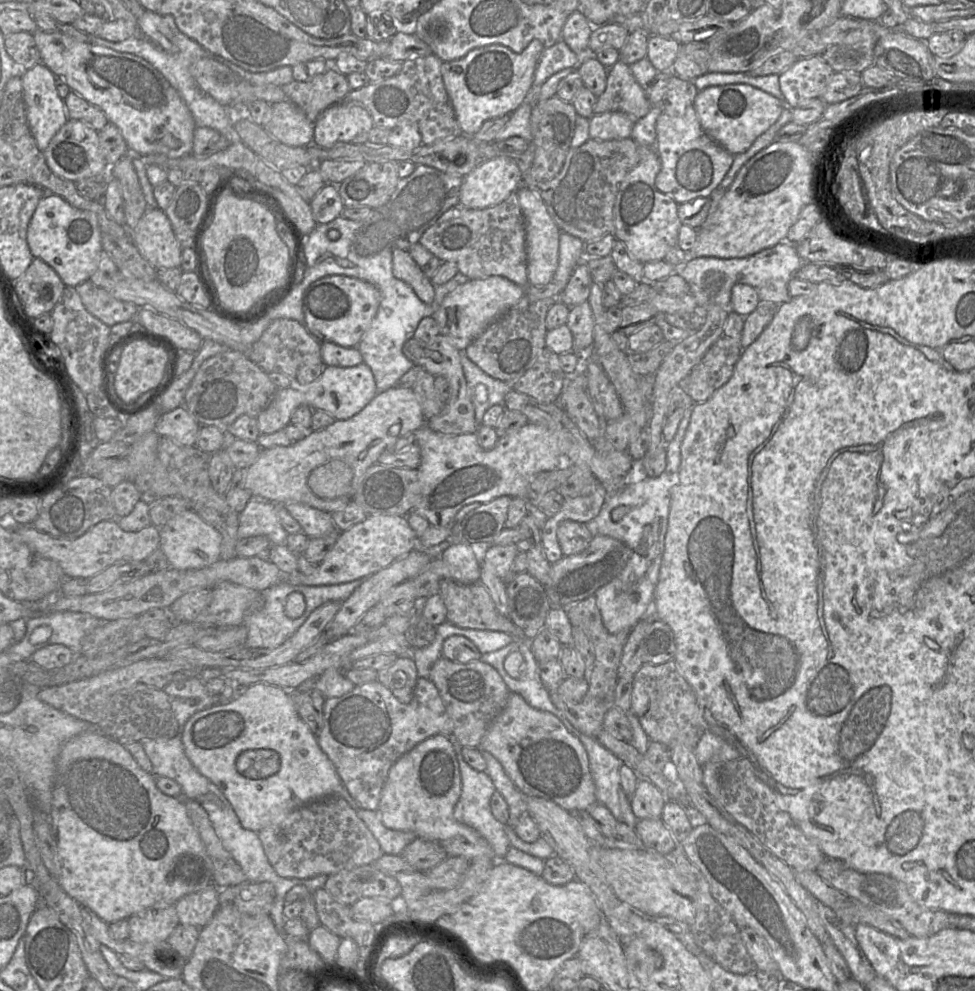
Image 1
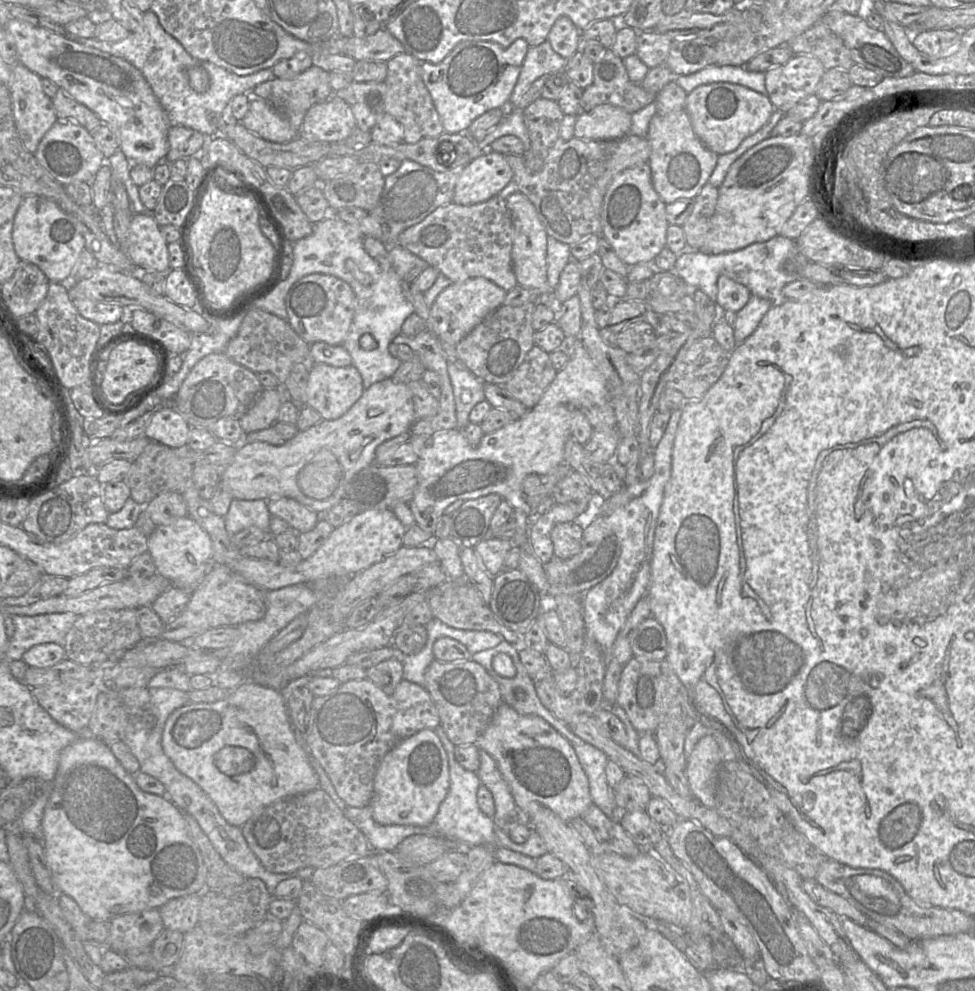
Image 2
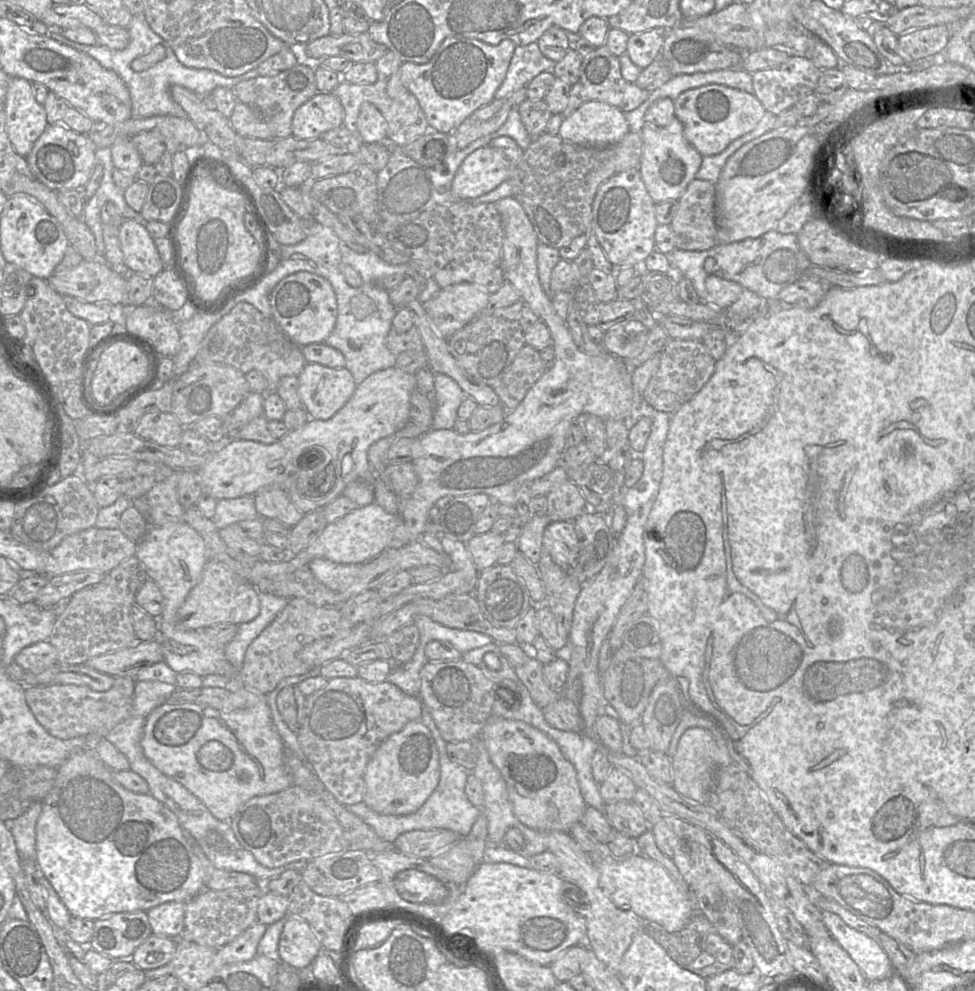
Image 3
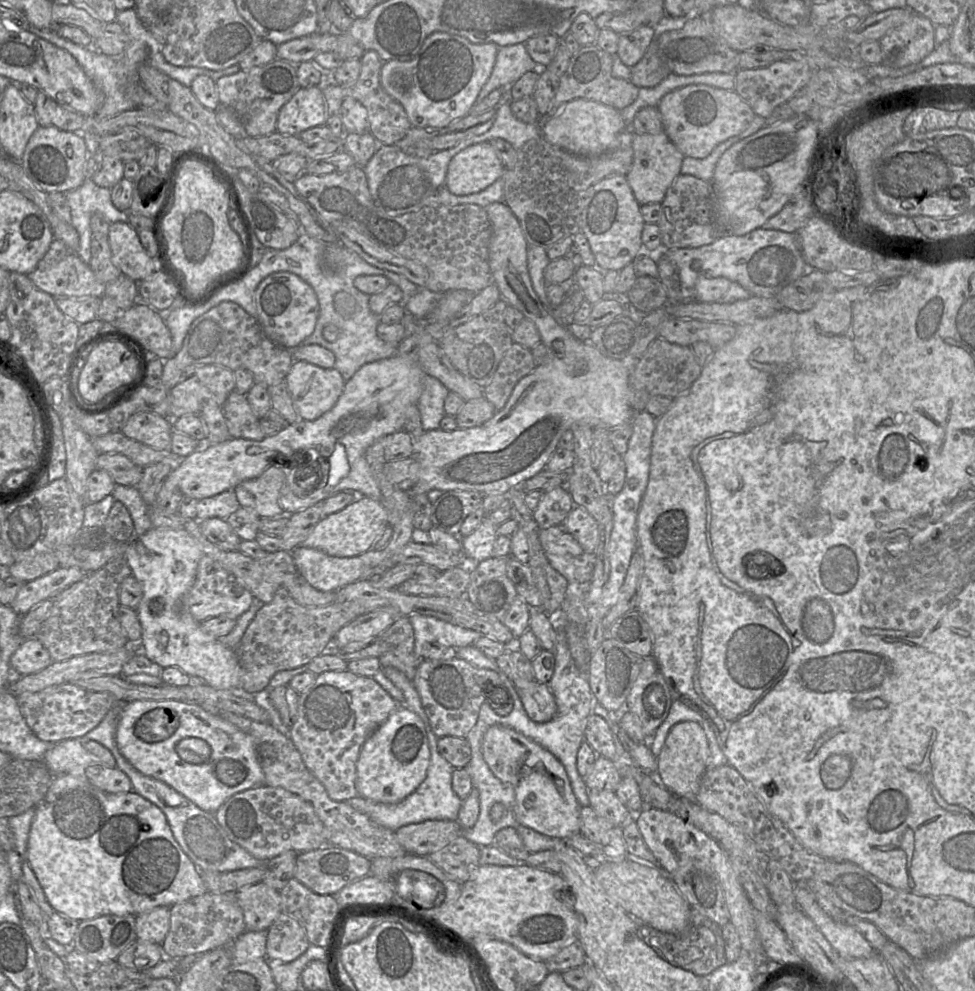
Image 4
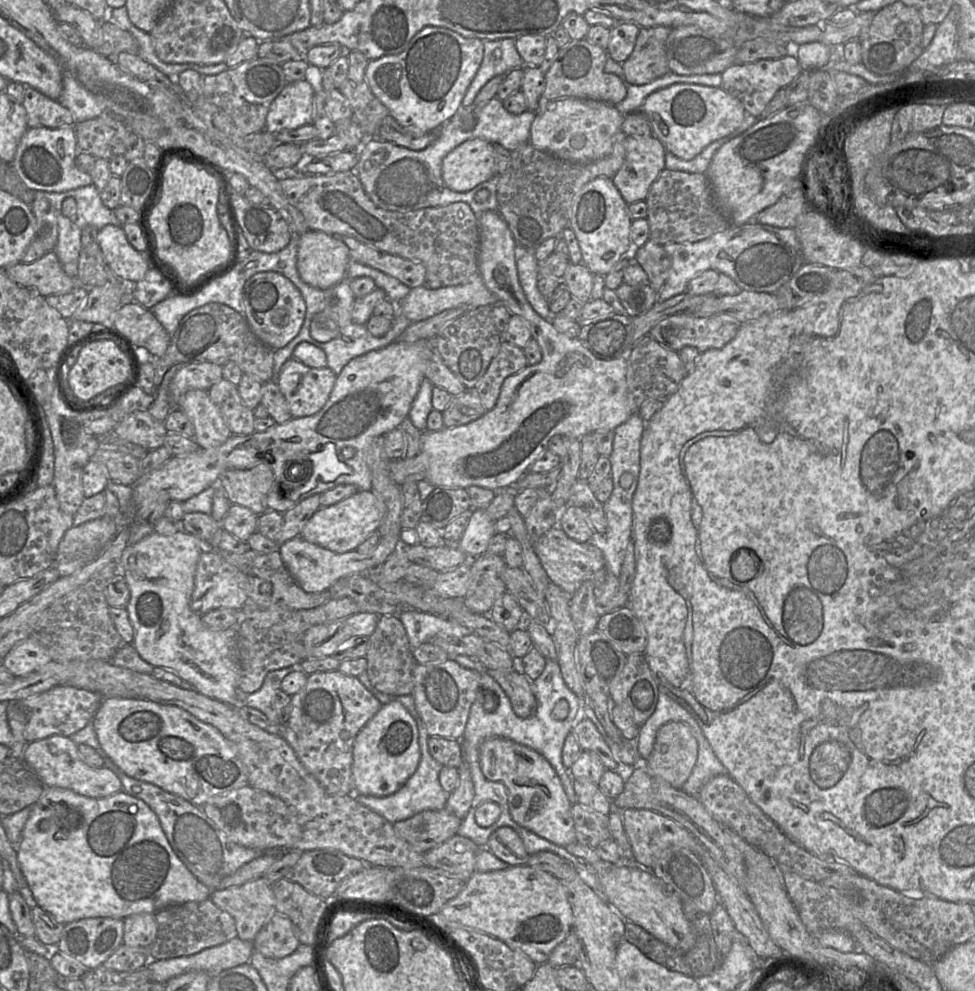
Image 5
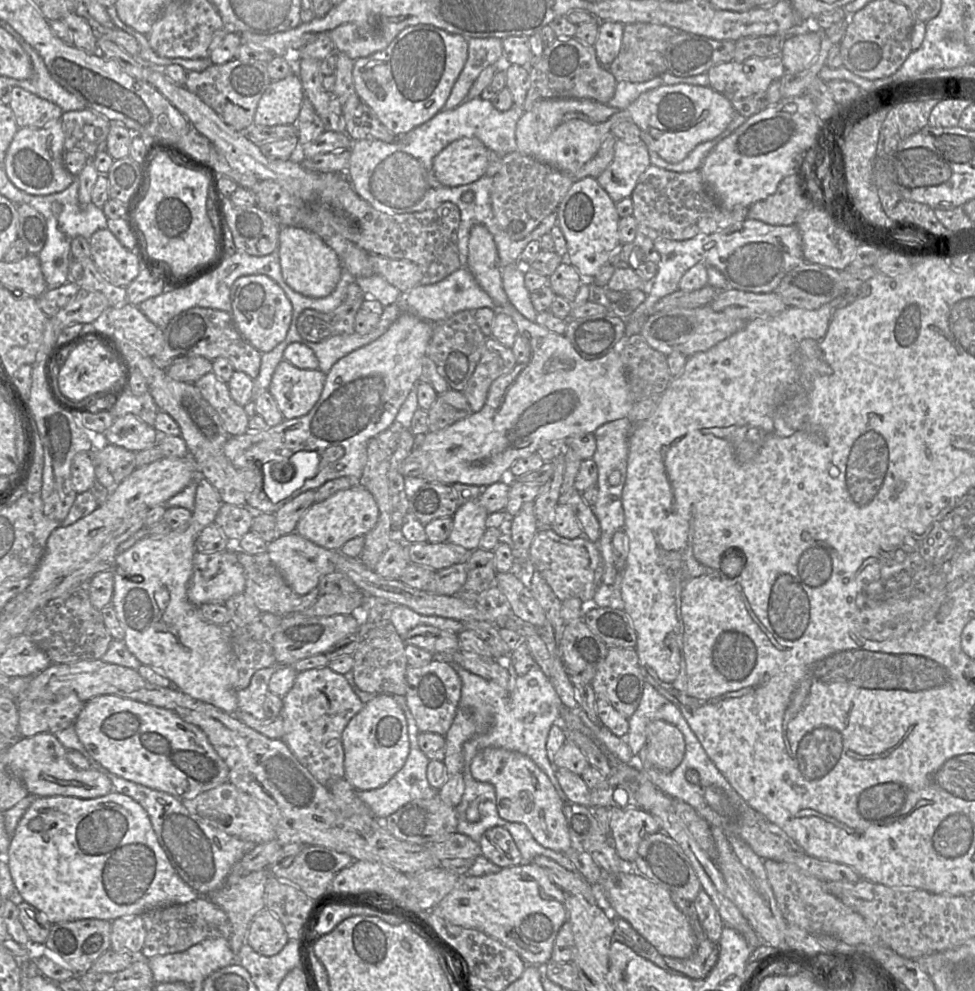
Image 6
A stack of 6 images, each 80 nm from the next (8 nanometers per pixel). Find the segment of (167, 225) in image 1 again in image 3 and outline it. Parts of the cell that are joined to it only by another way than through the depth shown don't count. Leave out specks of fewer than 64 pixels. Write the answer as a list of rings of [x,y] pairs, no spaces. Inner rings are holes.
[[[144,219],[124,220],[119,228],[119,242],[129,271],[155,277],[164,270],[154,238],[147,231]]]

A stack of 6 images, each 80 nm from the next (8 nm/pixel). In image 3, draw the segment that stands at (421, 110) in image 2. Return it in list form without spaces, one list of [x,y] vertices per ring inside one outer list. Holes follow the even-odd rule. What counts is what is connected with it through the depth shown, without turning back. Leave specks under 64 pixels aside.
[[[387,52],[375,62],[378,78],[373,84],[341,82],[331,93],[341,102],[344,110],[342,127],[356,132],[356,123],[363,103],[373,104],[387,122],[387,142],[394,146],[406,145],[432,131],[416,97],[403,85],[400,67],[403,61],[394,53]]]

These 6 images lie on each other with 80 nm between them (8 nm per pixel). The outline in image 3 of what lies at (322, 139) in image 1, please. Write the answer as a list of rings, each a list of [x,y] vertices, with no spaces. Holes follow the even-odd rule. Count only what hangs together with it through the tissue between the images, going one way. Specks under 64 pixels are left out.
[[[318,92],[303,103],[292,118],[292,136],[299,139],[317,139],[321,134],[342,126],[344,110],[332,93]]]

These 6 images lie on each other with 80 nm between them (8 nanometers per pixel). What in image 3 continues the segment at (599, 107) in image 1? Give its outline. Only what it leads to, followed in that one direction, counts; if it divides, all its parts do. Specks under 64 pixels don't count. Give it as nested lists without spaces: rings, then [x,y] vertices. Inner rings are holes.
[[[605,46],[596,47],[590,53],[582,56],[579,79],[572,85],[568,106],[560,115],[567,116],[588,101],[602,101],[626,113],[642,105],[649,94],[649,91],[623,78],[619,57],[612,54]]]

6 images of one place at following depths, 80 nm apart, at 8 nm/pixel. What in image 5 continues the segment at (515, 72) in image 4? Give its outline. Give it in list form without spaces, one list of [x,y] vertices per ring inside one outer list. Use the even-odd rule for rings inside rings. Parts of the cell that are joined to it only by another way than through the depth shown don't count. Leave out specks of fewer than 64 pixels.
[[[514,39],[483,41],[483,46],[483,60],[463,98],[464,107],[472,107],[478,93],[489,80],[525,66]]]

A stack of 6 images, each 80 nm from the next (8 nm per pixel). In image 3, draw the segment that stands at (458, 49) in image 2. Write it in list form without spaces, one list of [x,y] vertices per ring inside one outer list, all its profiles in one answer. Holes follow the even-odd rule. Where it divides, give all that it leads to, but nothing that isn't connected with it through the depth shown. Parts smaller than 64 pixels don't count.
[[[449,37],[428,62],[403,62],[400,79],[416,97],[429,127],[439,132],[452,133],[477,109],[495,98],[506,77],[516,47],[510,40],[490,45],[476,39]]]

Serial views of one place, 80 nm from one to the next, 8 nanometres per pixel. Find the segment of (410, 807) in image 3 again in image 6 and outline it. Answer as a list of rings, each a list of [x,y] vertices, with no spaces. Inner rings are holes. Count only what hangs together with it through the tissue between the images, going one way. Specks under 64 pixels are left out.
[[[376,695],[349,721],[342,733],[344,779],[355,790],[384,786],[404,766],[409,754],[407,723],[391,695]]]

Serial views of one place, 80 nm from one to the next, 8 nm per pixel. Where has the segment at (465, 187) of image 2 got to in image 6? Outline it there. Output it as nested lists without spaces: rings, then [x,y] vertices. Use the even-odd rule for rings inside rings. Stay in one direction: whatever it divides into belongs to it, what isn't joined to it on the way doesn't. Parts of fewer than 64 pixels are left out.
[[[477,138],[458,139],[441,152],[434,160],[434,172],[444,185],[456,187],[473,183],[483,176],[490,161],[490,151]]]

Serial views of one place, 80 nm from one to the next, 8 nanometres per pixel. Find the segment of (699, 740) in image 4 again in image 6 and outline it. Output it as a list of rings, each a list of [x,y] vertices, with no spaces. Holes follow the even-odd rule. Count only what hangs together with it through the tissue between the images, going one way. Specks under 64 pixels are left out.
[[[661,720],[649,722],[647,733],[647,762],[665,772],[675,770],[683,760],[685,741],[674,725]]]

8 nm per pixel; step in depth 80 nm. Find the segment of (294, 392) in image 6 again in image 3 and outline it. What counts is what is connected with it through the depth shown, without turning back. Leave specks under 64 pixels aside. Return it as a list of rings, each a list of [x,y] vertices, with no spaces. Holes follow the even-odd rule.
[[[306,363],[298,375],[302,407],[310,418],[327,420],[351,398],[357,383],[344,368],[330,368],[318,363]]]

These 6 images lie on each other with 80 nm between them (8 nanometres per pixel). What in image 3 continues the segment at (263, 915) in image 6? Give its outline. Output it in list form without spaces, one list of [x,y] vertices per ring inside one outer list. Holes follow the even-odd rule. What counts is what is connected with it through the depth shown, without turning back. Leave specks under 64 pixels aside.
[[[287,915],[279,938],[278,960],[296,970],[307,969],[321,950],[321,944],[309,924],[295,915]]]

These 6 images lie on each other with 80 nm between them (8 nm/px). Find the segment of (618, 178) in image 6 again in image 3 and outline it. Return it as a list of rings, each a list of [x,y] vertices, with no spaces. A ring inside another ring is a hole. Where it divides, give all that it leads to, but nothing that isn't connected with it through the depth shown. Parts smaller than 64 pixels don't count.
[[[673,119],[667,127],[645,124],[639,134],[643,141],[643,151],[638,169],[649,195],[655,204],[678,201],[690,182],[696,179],[703,156],[687,142],[678,119]]]

